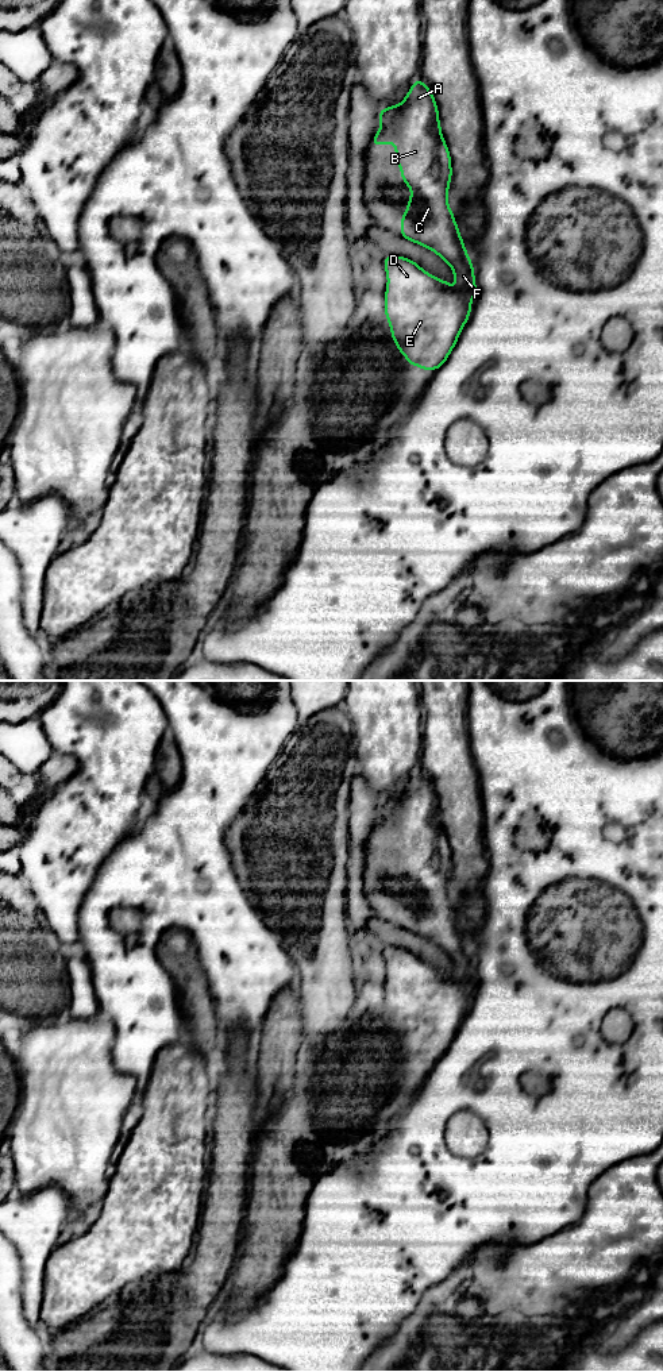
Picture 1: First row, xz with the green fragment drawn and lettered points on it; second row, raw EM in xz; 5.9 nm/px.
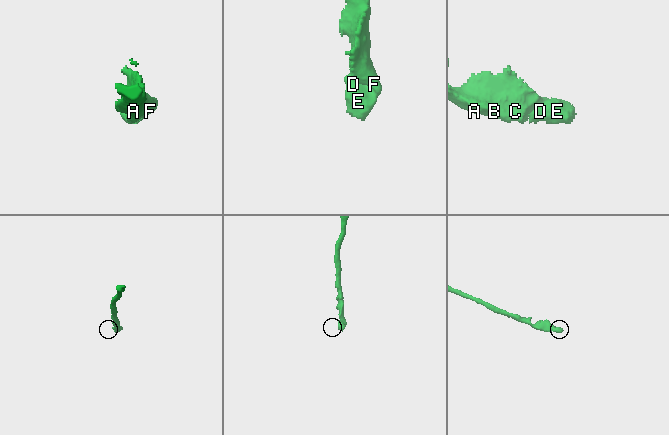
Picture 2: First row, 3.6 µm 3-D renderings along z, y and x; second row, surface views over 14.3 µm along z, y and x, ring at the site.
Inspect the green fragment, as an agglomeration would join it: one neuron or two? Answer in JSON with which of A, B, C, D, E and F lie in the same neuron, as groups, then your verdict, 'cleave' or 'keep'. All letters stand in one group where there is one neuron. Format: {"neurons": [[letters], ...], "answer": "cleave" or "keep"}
{"neurons": [["A", "B", "C", "D", "E", "F"]], "answer": "keep"}

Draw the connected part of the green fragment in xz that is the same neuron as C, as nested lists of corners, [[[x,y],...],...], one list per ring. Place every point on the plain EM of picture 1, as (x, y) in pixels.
[[[420,771],[413,774],[400,797],[390,797],[378,805],[381,821],[374,826],[373,836],[396,836],[396,855],[401,858],[401,871],[413,885],[401,909],[401,926],[420,937],[431,940],[443,949],[454,963],[456,984],[451,976],[424,963],[416,953],[397,947],[385,948],[388,967],[385,983],[385,1007],[390,1015],[392,1029],[408,1056],[423,1061],[437,1061],[452,1043],[463,1017],[471,1005],[470,994],[477,987],[474,957],[465,940],[447,893],[452,868],[451,848],[443,830],[439,802],[433,785]]]

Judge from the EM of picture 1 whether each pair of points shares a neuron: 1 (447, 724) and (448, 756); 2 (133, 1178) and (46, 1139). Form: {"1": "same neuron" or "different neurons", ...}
{"1": "same neuron", "2": "different neurons"}

